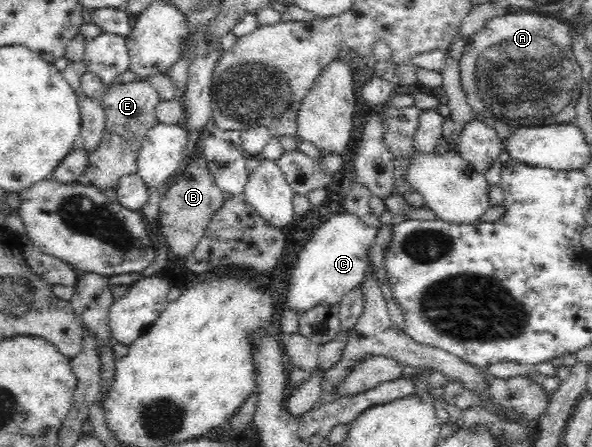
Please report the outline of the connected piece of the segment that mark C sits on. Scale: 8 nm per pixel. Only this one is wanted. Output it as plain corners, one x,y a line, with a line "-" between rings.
333,214
303,245
290,276
286,305
300,314
317,305
331,306
341,302
343,296
365,281
369,273
369,253
379,236
379,230
357,214

